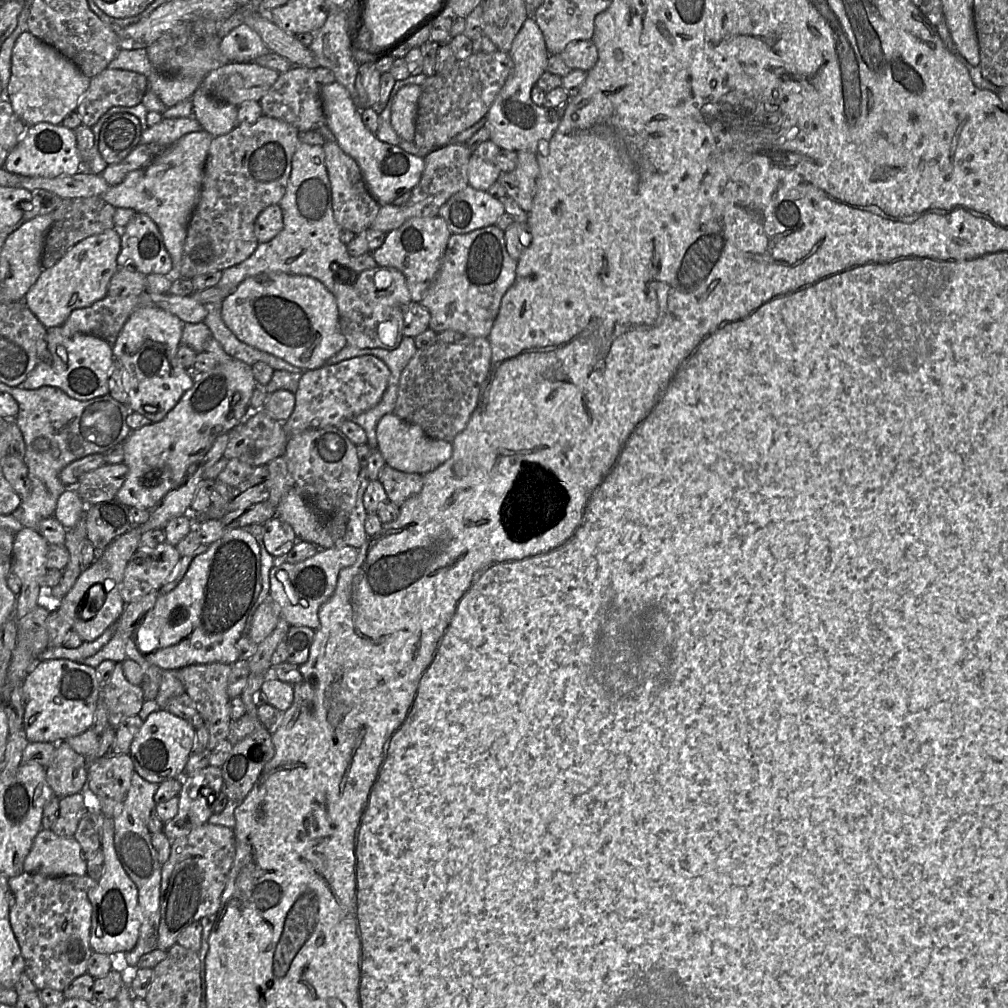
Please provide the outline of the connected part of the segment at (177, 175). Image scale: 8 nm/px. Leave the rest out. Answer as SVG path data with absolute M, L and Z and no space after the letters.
M205 130L184 135L148 165L131 171L124 180L110 186L100 197L115 208L131 208L148 215L158 226L172 260L173 275L180 276L187 226L198 202L204 166L214 136Z

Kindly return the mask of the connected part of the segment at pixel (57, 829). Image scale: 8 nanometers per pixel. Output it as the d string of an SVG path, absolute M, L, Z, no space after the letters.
M82 792L60 797L59 815L50 829L58 836L71 838L74 836L81 818L87 812Z

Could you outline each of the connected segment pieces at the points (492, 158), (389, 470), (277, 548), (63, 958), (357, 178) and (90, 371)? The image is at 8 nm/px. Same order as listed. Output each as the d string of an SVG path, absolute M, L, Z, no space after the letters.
M490 139L482 142L471 154L468 182L475 189L487 191L501 174L498 166L500 148Z
M387 464L378 480L383 485L388 500L399 507L407 499L417 495L423 487L423 475L400 471Z
M274 516L263 523L263 542L266 550L275 558L282 558L294 546L297 537L291 526Z
M23 872L8 881L14 900L11 901L10 923L25 962L25 973L38 991L51 988L63 990L77 977L87 973L88 961L93 953L90 945L92 905L88 891L97 881L88 875L48 877L37 873Z
M325 142L325 165L332 189L334 218L337 224L356 235L364 234L379 213L380 204L370 193L357 162L337 142Z
M62 326L48 328L46 331L47 350L40 361L20 385L24 389L37 389L53 386L69 397L86 401L109 394L108 381L115 360L112 345L104 340L85 334L65 336Z

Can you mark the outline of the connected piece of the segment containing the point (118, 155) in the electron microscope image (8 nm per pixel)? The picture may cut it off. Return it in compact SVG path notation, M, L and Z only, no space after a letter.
M129 113L109 117L101 127L98 150L103 160L112 165L122 161L141 139L139 119Z

